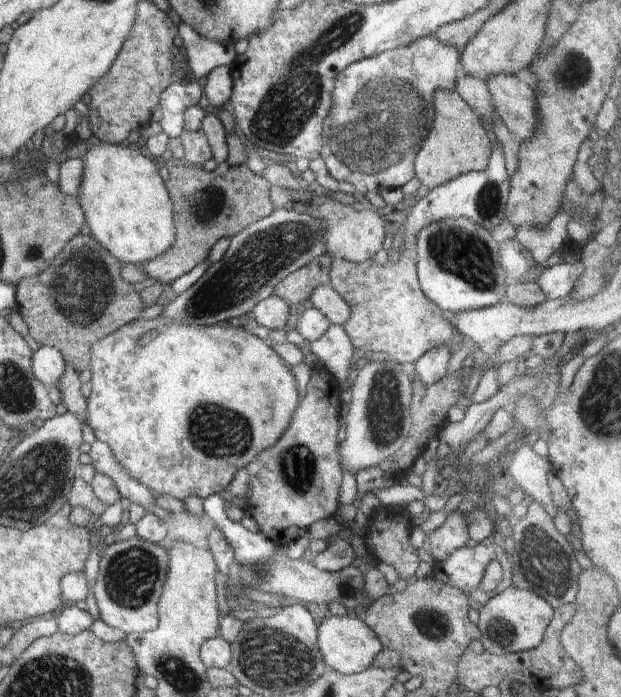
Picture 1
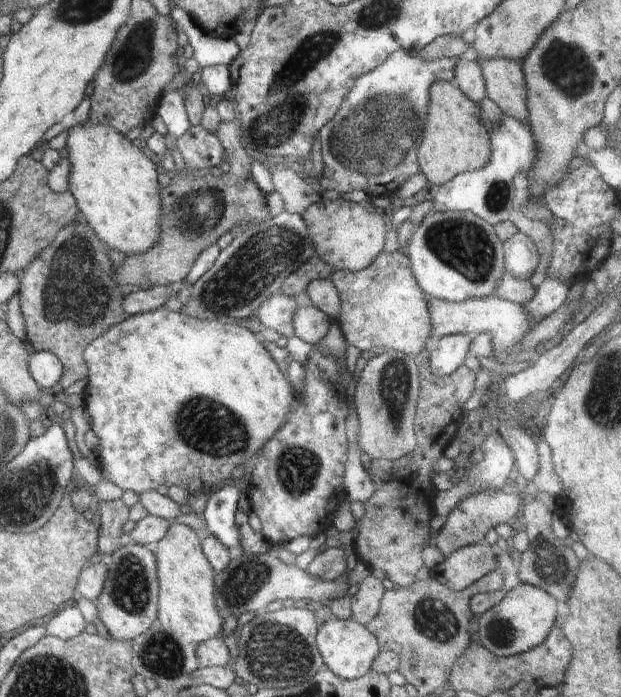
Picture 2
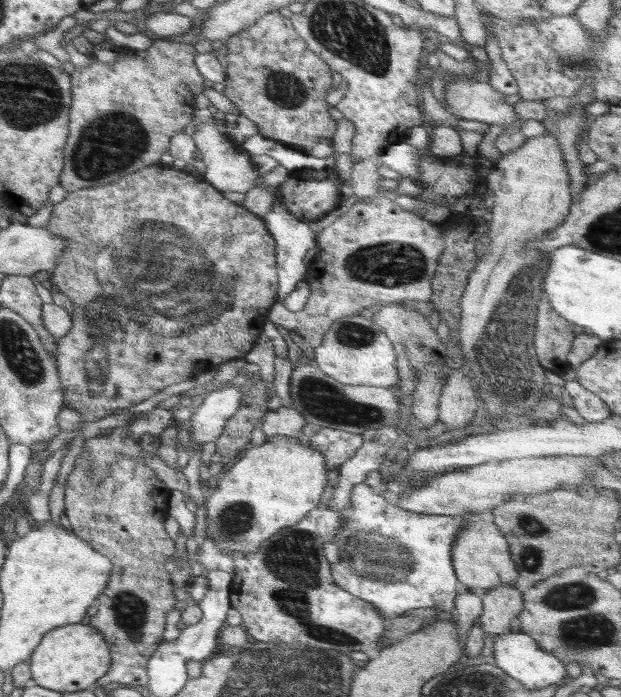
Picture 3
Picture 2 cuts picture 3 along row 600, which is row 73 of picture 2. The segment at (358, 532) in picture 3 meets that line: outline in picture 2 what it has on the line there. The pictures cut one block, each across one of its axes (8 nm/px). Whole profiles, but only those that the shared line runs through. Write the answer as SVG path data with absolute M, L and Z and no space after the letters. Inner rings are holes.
M396 50L388 54L380 66L358 76L350 92L344 96L338 113L320 130L324 168L322 177L315 182L319 191L334 190L342 194L362 190L376 197L390 197L410 176L418 174L417 150L428 120L428 90L435 81L454 81L458 59L456 56L448 56L426 62L420 58L420 54L410 56L404 50Z

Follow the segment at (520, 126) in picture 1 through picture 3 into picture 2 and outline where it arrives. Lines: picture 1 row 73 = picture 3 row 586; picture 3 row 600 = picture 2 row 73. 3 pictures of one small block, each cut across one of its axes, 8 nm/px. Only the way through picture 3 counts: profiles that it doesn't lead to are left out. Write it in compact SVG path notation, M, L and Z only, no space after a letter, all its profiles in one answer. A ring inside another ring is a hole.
M482 58L478 63L486 84L487 98L491 99L503 114L508 114L516 118L516 122L526 122L529 120L526 82L517 60L508 60L508 58Z

